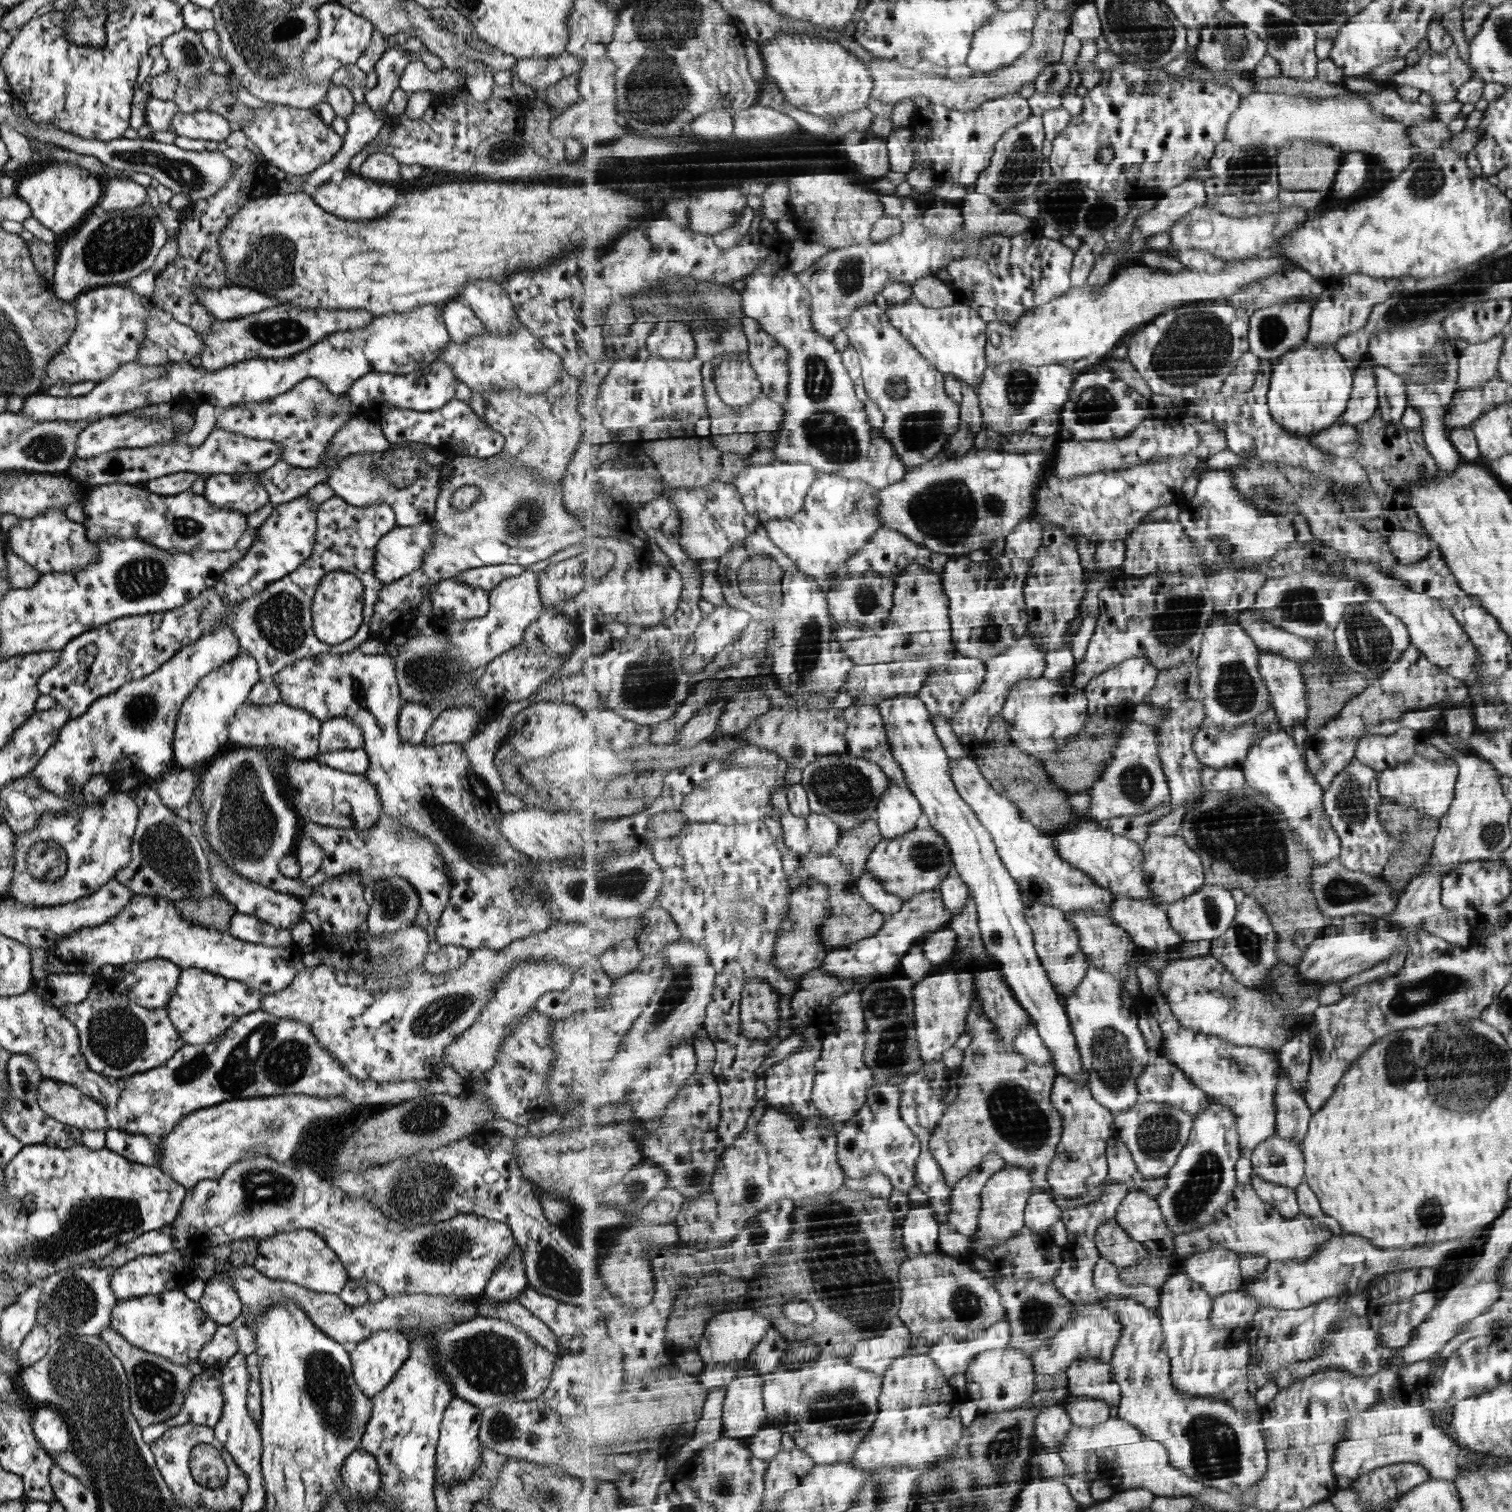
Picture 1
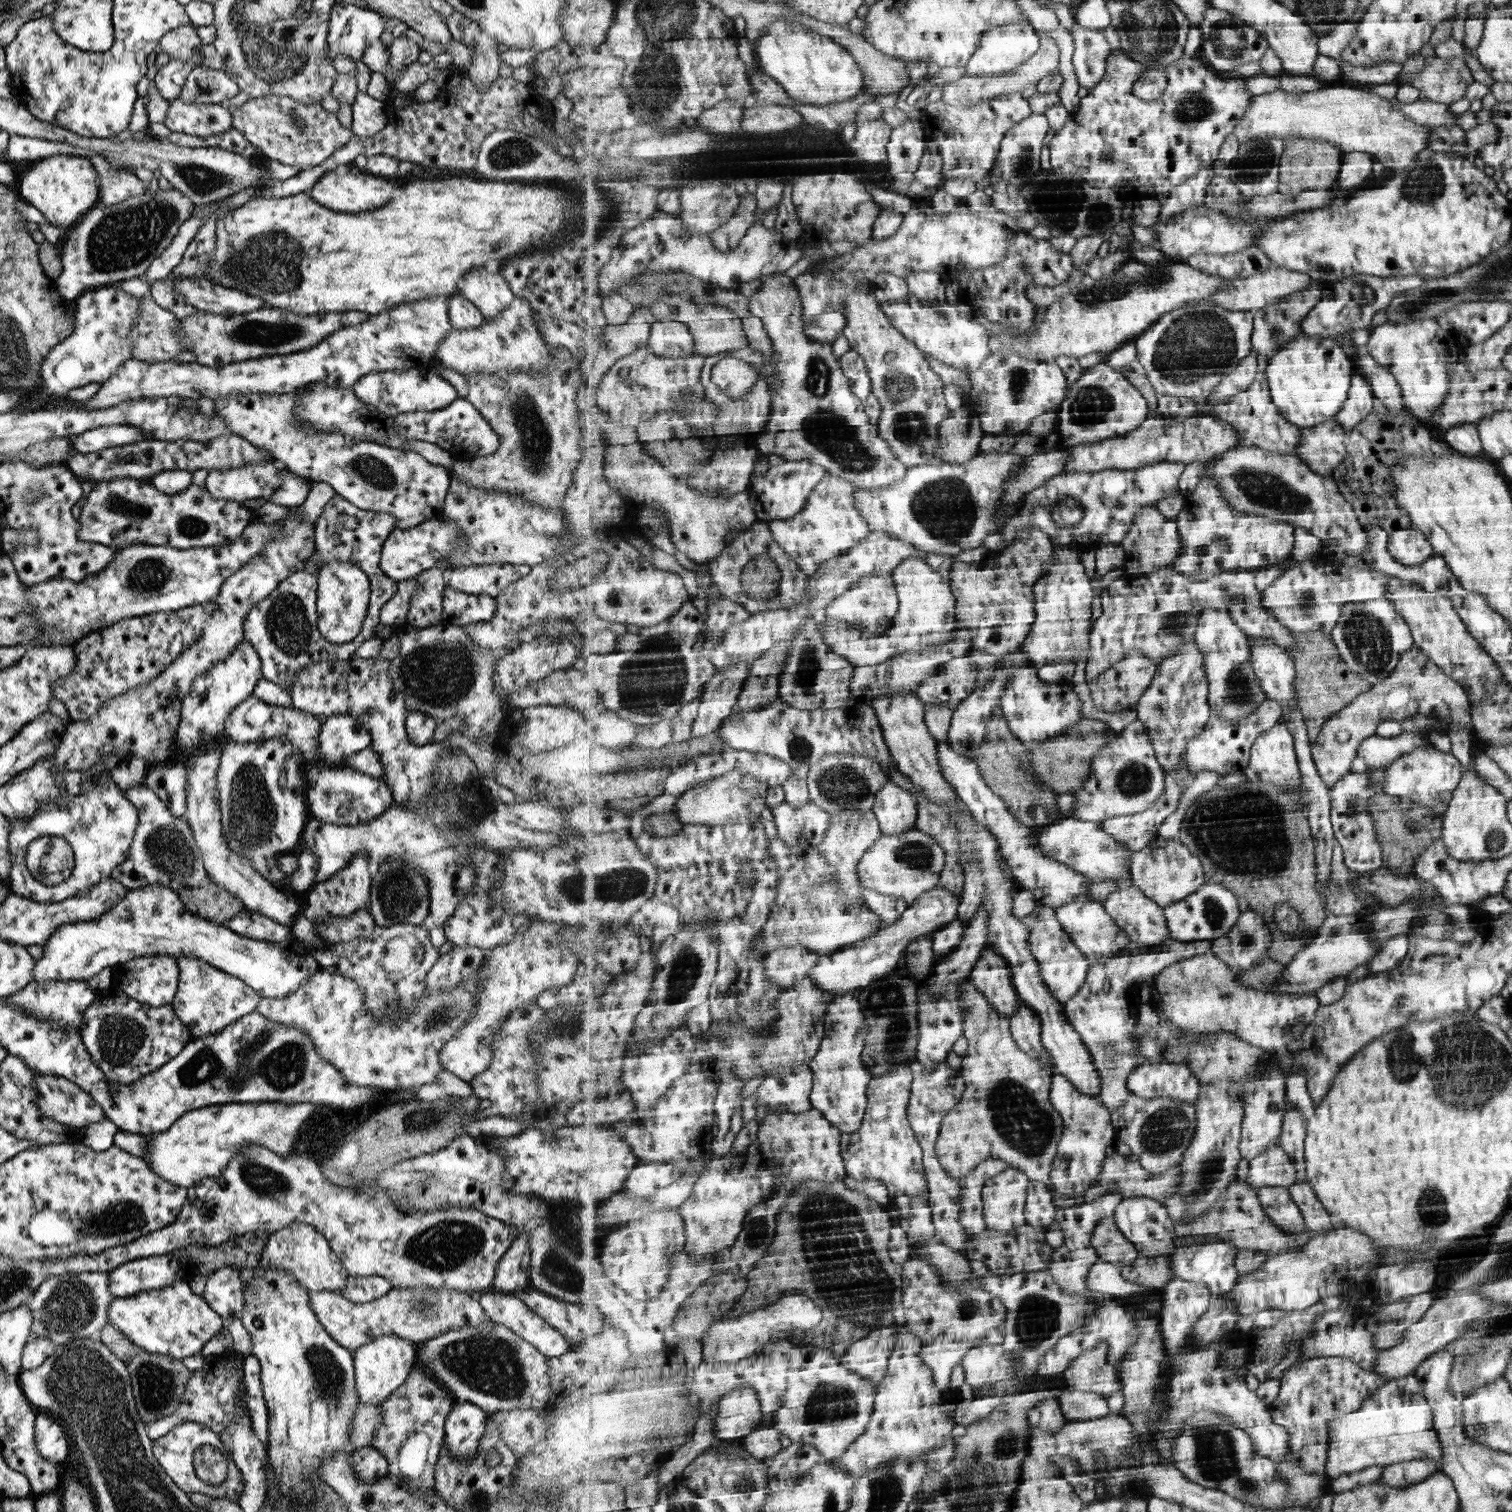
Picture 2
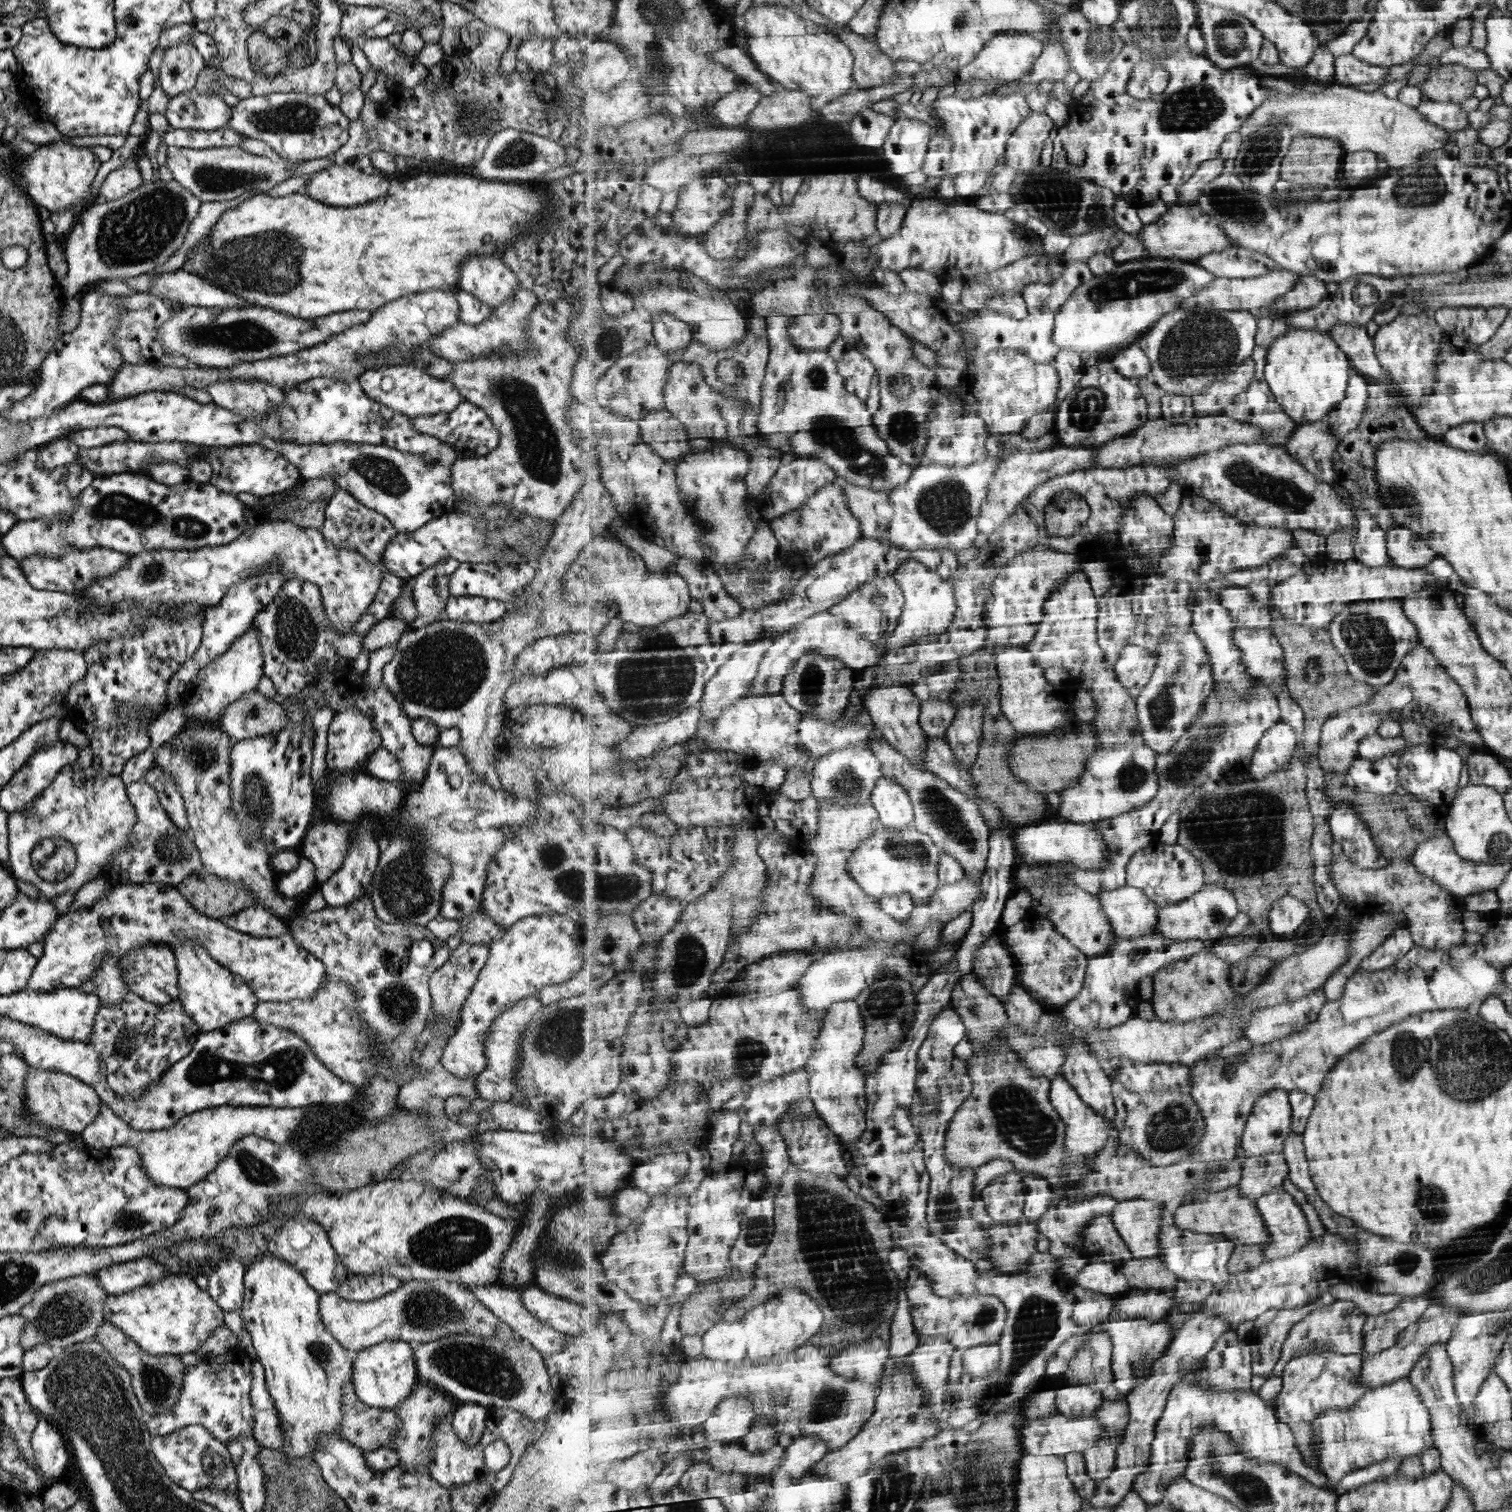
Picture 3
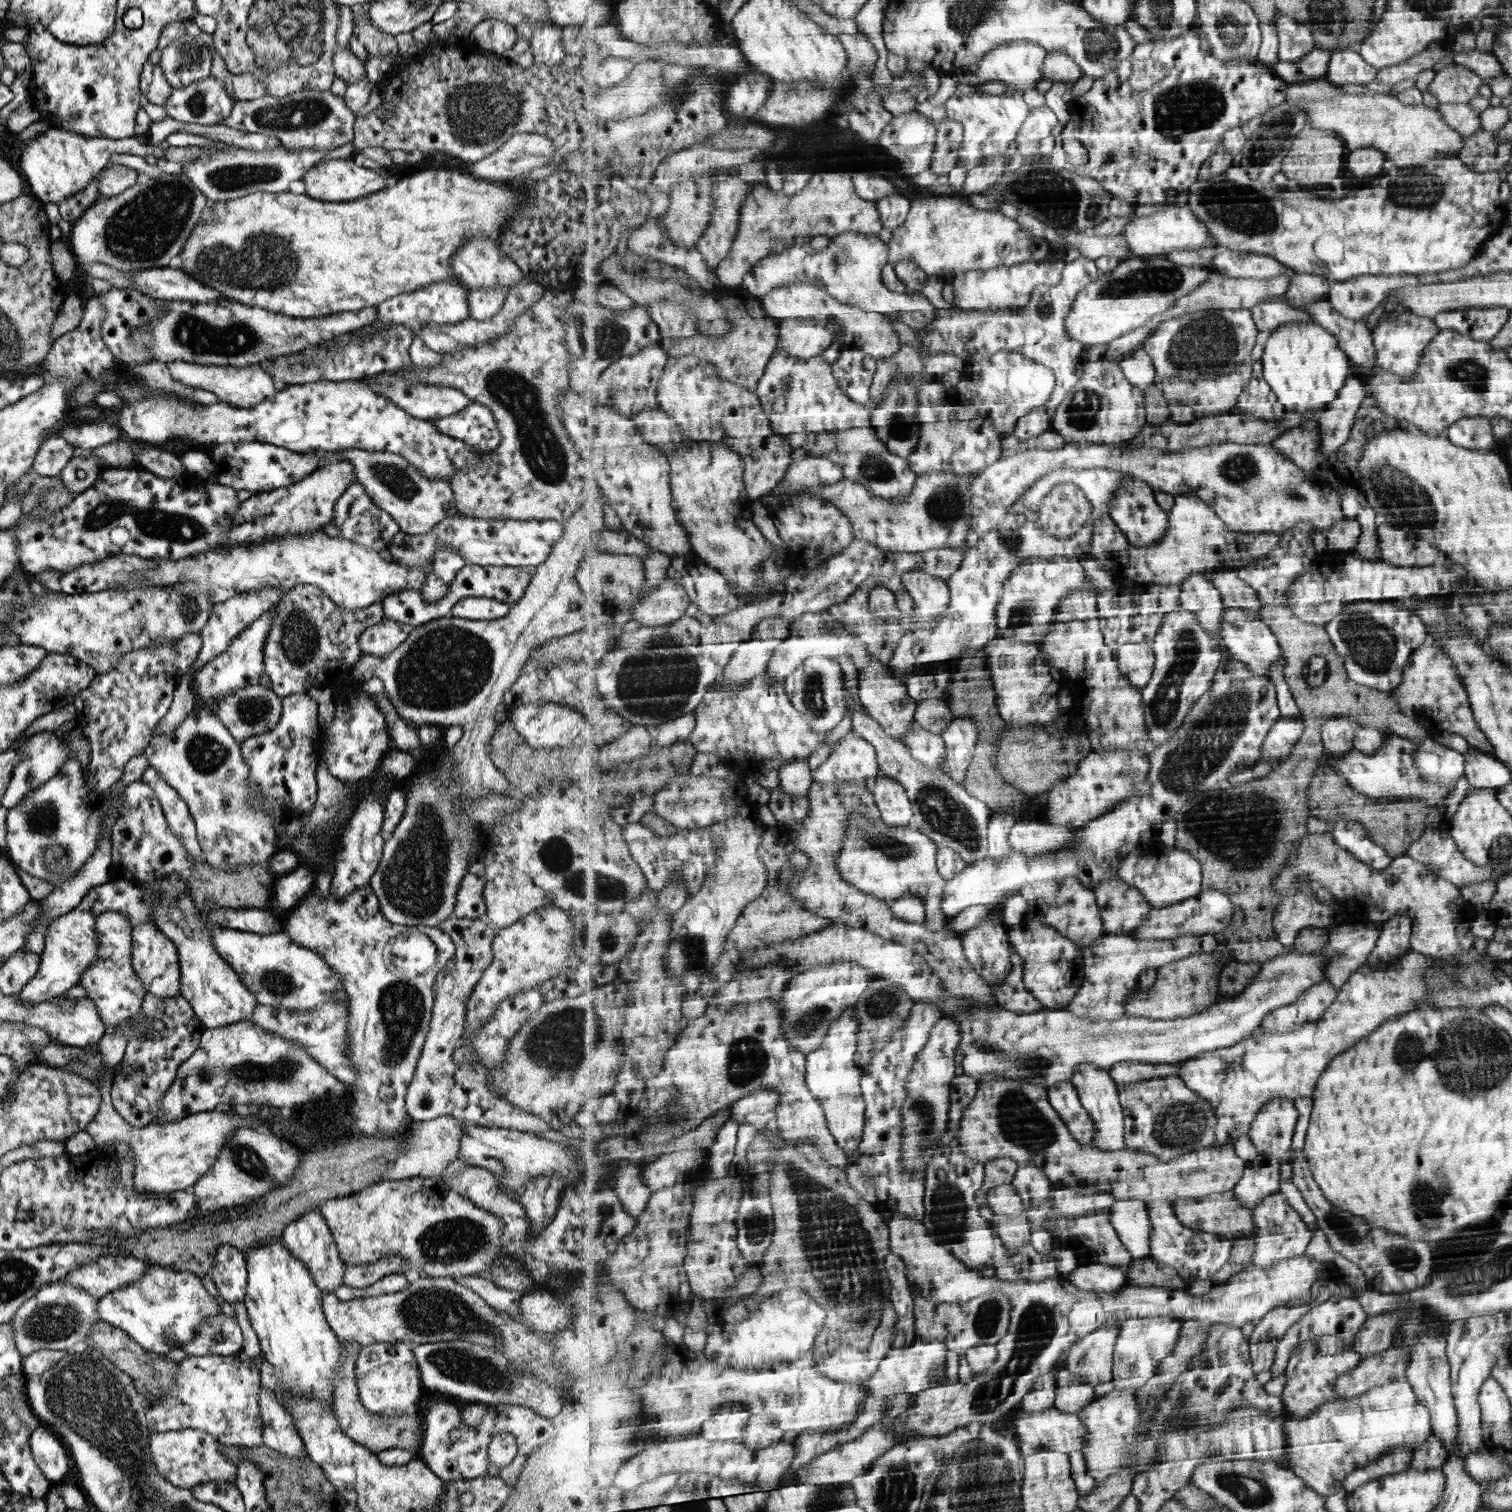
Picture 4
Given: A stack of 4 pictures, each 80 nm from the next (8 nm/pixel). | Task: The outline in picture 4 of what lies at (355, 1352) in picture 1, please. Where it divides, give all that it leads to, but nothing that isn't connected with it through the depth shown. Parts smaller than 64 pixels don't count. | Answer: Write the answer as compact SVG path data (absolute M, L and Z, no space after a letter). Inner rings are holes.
M379 1342L361 1347L355 1362L354 1377L359 1403L380 1416L414 1414L425 1392L407 1342Z

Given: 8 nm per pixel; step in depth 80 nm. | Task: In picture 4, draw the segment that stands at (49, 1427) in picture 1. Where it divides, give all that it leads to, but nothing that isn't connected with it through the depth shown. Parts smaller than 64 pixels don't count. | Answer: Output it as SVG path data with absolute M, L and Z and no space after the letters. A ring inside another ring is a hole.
M38 1424L28 1438L32 1460L43 1476L53 1485L67 1472L69 1455L60 1439L43 1424Z

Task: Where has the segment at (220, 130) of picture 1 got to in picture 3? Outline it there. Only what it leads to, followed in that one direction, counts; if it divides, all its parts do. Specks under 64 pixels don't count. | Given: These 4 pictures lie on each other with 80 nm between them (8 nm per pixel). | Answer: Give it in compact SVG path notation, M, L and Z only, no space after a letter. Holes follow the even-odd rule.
M188 90L168 100L164 110L165 120L171 129L212 131L226 126L231 108L211 90L199 94Z

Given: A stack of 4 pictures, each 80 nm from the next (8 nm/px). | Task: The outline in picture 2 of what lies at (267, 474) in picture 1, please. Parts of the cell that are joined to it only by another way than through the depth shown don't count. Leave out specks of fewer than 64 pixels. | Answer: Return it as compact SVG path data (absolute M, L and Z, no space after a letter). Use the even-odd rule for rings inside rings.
M287 471L280 476L280 483L268 496L269 502L295 509L305 501L309 486L313 483L312 480L295 476L291 471Z

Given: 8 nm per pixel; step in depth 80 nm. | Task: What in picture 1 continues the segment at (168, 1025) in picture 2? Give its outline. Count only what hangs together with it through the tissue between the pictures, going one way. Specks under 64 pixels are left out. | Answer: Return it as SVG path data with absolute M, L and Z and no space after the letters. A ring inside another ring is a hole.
M93 981L79 1004L58 1008L78 1034L79 1052L86 1065L97 1074L123 1079L161 1066L184 1044L167 1016L166 1008L149 1010L121 994L114 981Z

